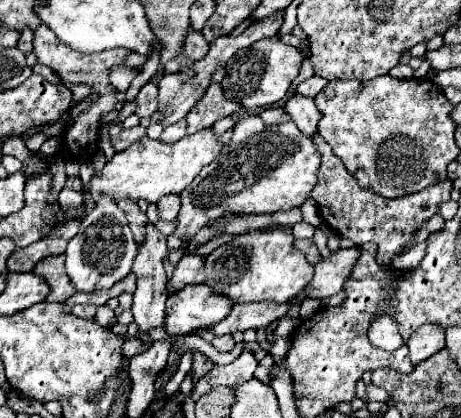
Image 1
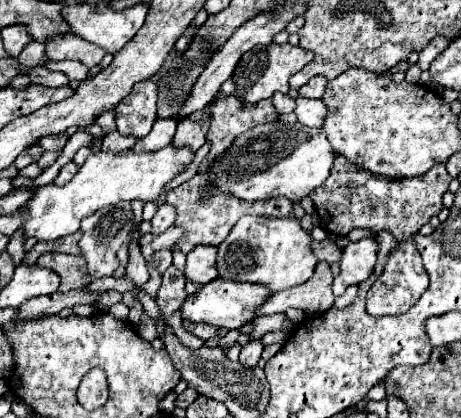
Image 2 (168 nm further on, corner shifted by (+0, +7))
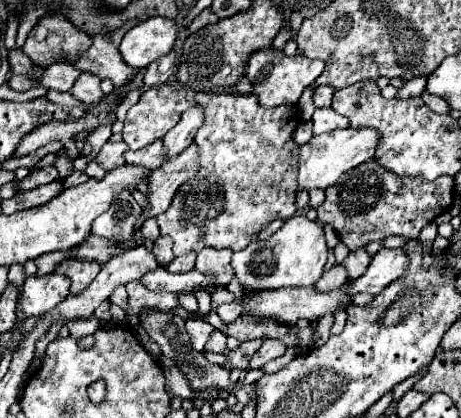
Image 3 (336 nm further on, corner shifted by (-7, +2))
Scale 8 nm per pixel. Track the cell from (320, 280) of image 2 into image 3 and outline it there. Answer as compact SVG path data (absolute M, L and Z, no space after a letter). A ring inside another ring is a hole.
M333 265L327 273L323 273L323 277L317 281L315 289L319 289L319 291L339 289L345 281L347 281L347 271L341 265Z

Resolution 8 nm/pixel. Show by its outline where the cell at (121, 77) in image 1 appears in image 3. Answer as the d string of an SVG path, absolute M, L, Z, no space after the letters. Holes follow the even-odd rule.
M87 71L81 73L81 77L75 81L75 85L71 87L69 93L87 105L97 103L103 97L103 91L99 93L99 77L95 77L93 73L87 73Z

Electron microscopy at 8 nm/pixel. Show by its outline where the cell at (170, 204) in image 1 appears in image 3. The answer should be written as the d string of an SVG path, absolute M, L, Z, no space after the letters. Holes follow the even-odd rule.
M159 235L157 241L155 241L155 245L153 245L153 253L159 259L159 263L163 263L163 265L167 265L169 261L173 261L175 255L173 255L173 241L171 241L171 237Z

